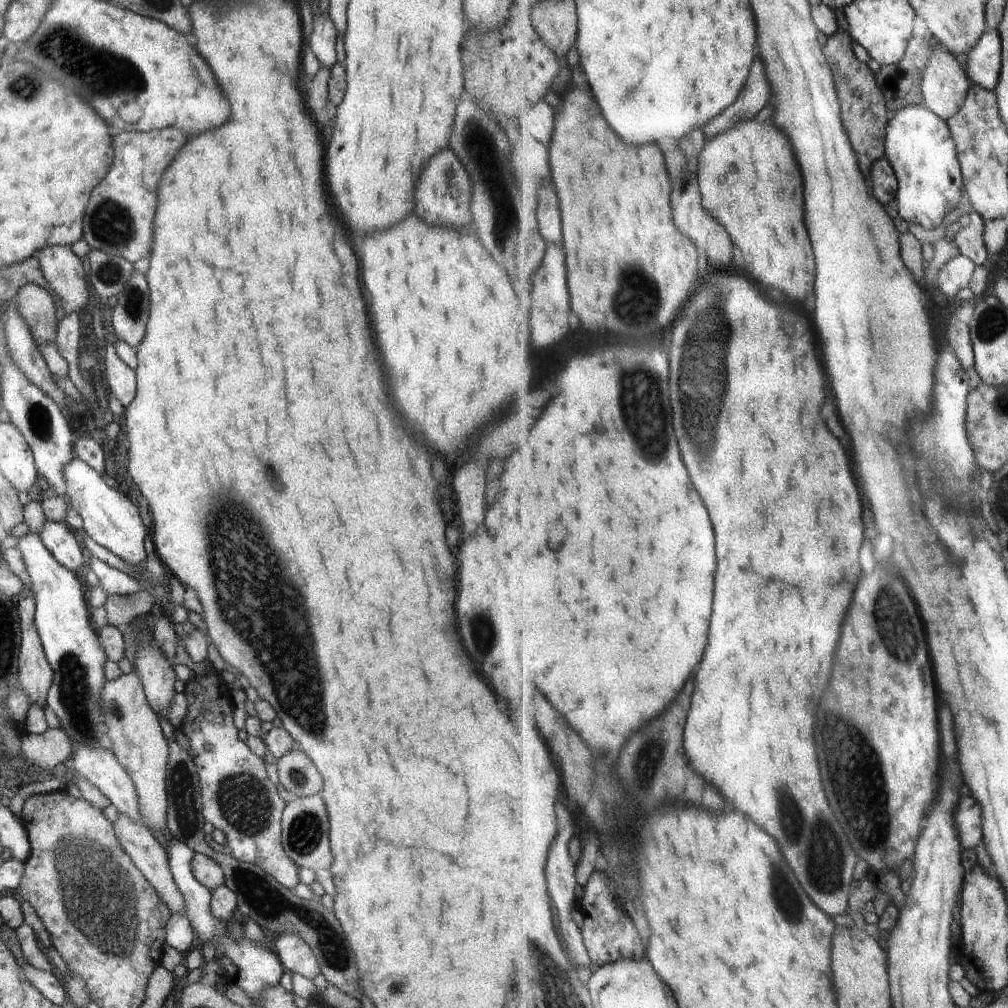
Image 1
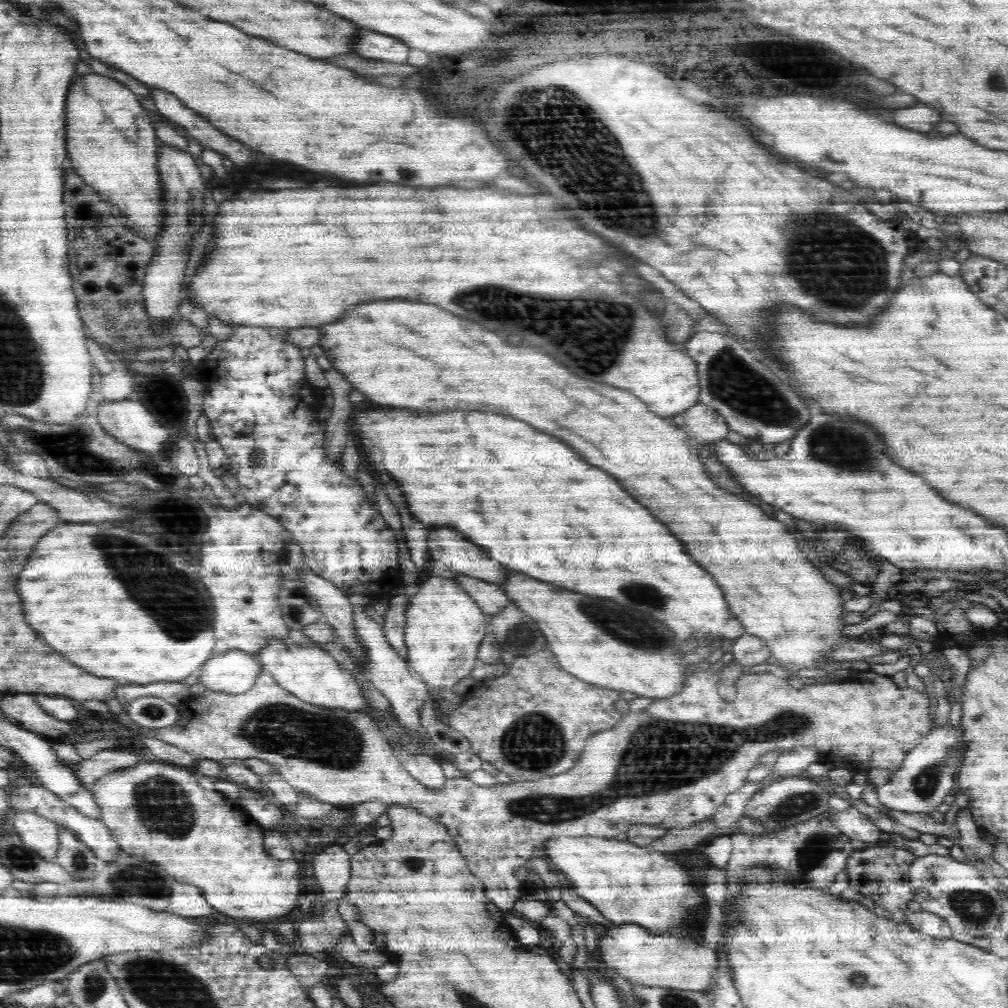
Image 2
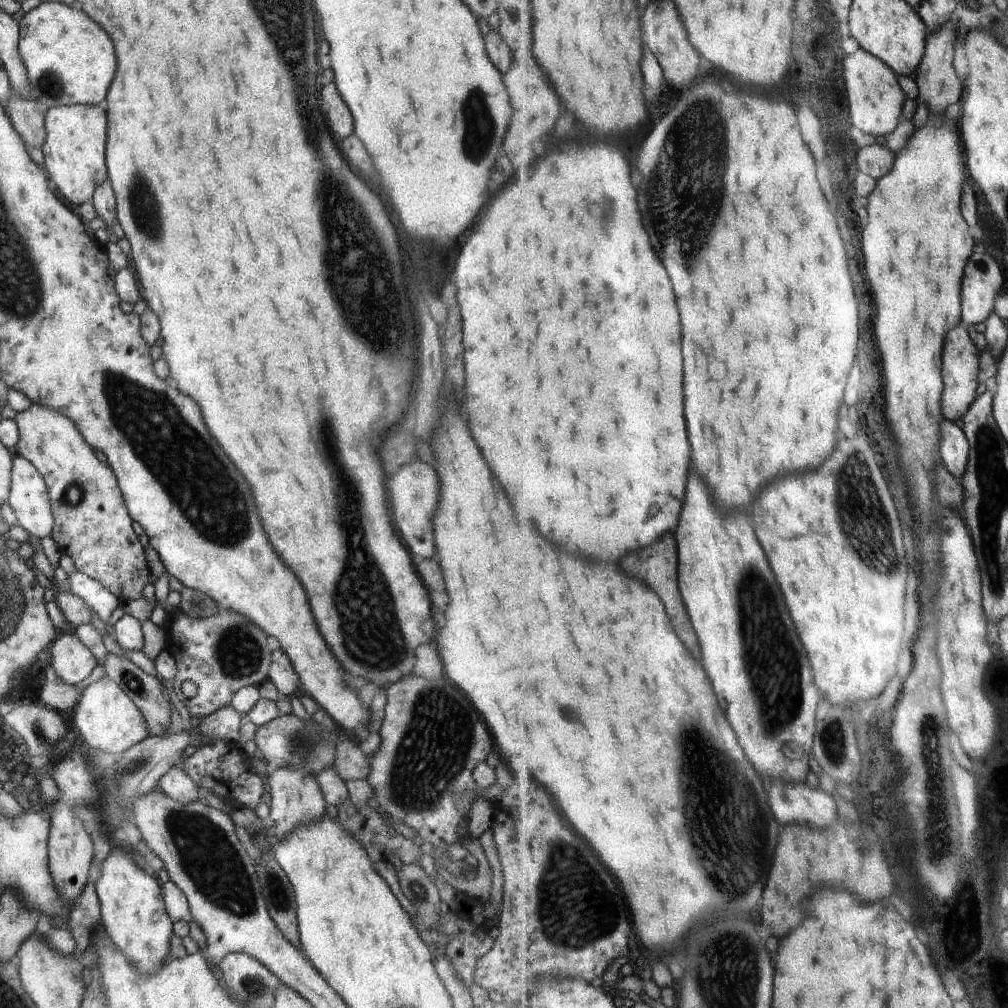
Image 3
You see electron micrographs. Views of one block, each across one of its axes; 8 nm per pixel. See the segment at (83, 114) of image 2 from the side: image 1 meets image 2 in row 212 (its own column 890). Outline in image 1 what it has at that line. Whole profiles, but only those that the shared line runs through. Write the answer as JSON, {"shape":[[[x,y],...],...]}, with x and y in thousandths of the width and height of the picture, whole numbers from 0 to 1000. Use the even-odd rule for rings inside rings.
{"shape":[[[905,103],[886,113],[882,125],[880,155],[893,177],[893,212],[911,220],[907,206],[915,206],[913,198],[940,198],[940,204],[950,204],[956,194],[956,175],[950,143],[940,120],[919,104]]]}

